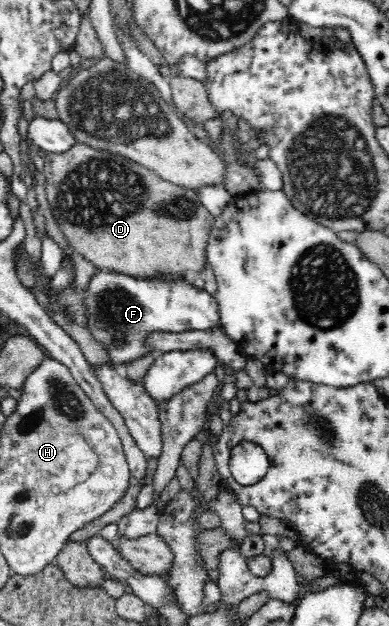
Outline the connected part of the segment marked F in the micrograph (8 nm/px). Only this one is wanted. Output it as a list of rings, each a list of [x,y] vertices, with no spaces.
[[[97,268],[96,277],[85,289],[85,293],[87,293],[85,305],[87,305],[87,315],[89,315],[89,326],[87,328],[91,330],[101,344],[105,345],[111,356],[111,364],[119,370],[123,370],[127,362],[151,354],[143,344],[145,335],[149,331],[172,333],[196,330],[209,331],[220,320],[218,302],[215,297],[209,295],[205,290],[198,291],[185,280],[181,280],[181,282],[155,280],[155,282],[152,282],[150,277],[131,278],[126,274],[115,274],[110,270]]]

